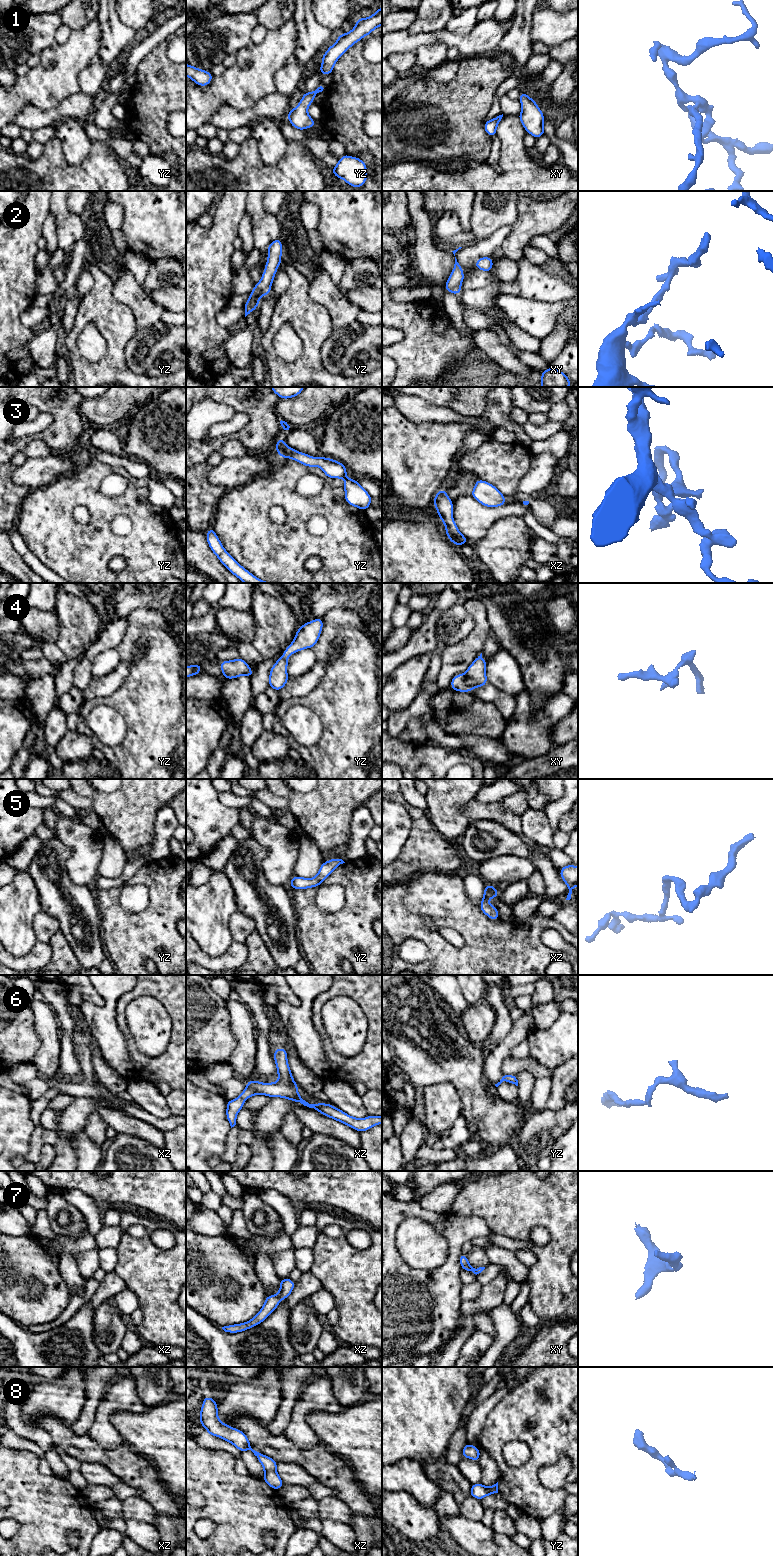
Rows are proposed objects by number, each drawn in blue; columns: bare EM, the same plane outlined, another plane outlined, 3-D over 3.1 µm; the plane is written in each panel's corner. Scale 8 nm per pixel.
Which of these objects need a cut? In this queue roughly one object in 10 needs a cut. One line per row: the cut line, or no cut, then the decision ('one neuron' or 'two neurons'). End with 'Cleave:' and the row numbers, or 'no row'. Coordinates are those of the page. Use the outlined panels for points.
1: no cut; one neuron
2: no cut; one neuron
3: no cut; one neuron
4: no cut; one neuron
5: no cut; one neuron
6: no cut; one neuron
7: no cut; one neuron
8: no cut; one neuron
Cleave: no row

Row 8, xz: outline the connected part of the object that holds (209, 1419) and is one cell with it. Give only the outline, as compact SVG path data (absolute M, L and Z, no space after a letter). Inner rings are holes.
M212 1397L203 1398L199 1418L201 1425L208 1431L210 1436L215 1435L232 1443L239 1451L251 1450L264 1468L263 1480L276 1491L281 1488L284 1483L276 1472L278 1462L253 1450L248 1437L241 1430L221 1422L218 1418L217 1408L218 1403Z

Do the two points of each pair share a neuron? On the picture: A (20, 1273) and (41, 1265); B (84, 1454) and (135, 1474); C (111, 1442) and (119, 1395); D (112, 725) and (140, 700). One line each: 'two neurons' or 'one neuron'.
A: one neuron
B: one neuron
C: one neuron
D: two neurons

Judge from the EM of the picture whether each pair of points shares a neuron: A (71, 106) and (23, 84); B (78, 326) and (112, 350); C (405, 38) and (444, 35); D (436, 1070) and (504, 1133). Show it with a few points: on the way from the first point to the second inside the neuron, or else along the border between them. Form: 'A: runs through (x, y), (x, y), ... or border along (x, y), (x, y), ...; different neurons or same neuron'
A: border along (80, 91), (48, 110), (40, 110); different neurons
B: runs through (90, 318), (96, 318), (112, 334), (112, 338); same neuron
C: runs through (415, 38), (434, 37); same neuron
D: runs through (455, 1077), (474, 1096), (478, 1106), (485, 1114); same neuron

